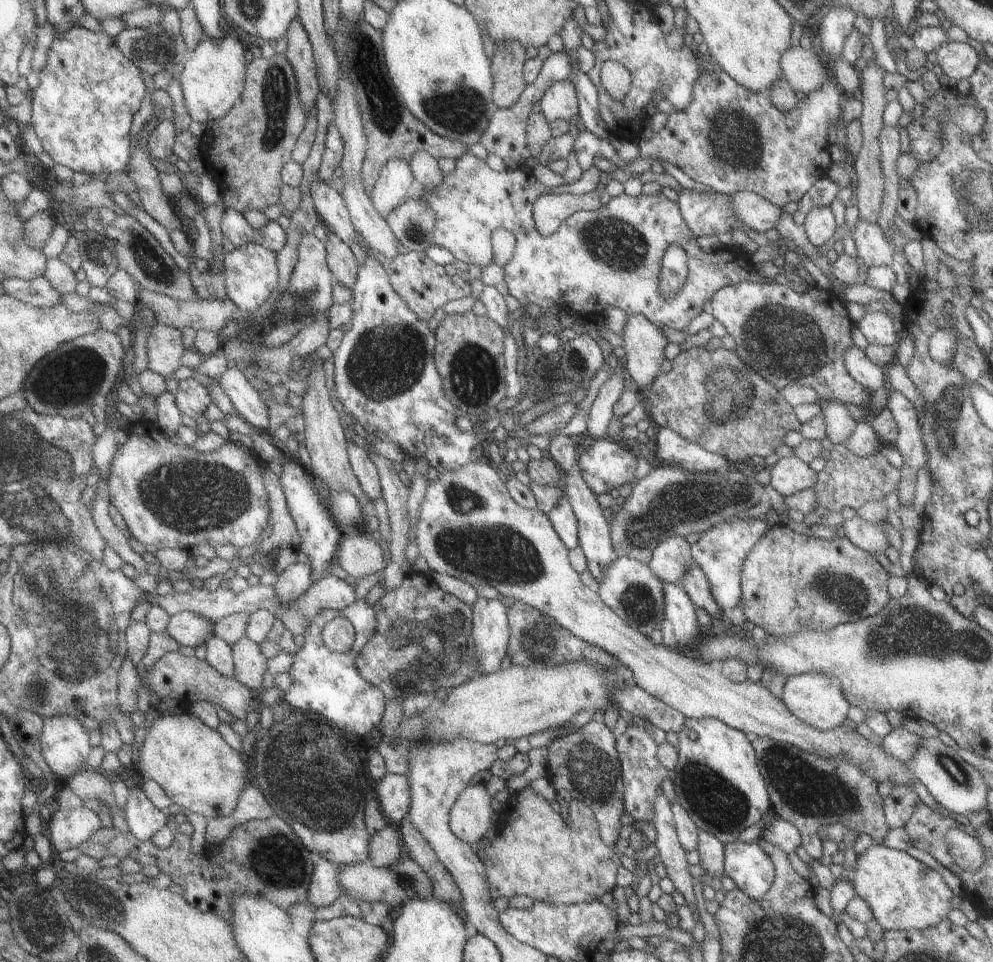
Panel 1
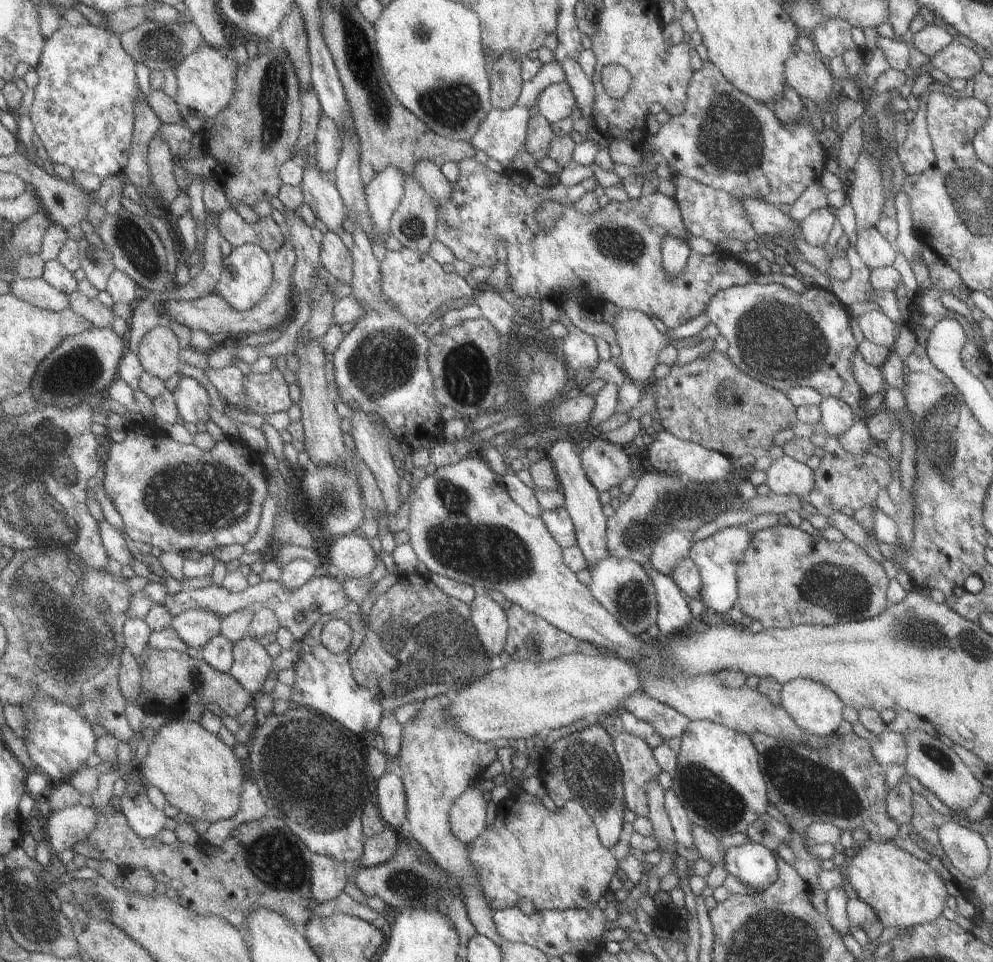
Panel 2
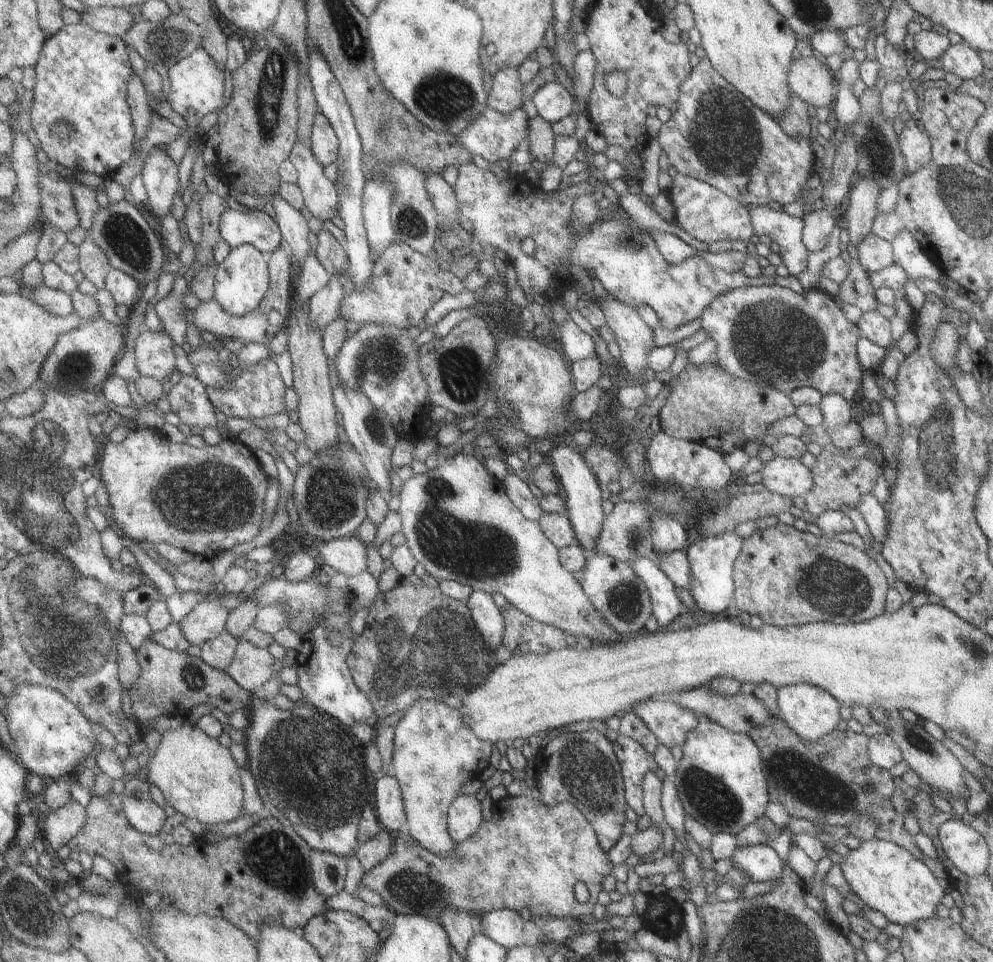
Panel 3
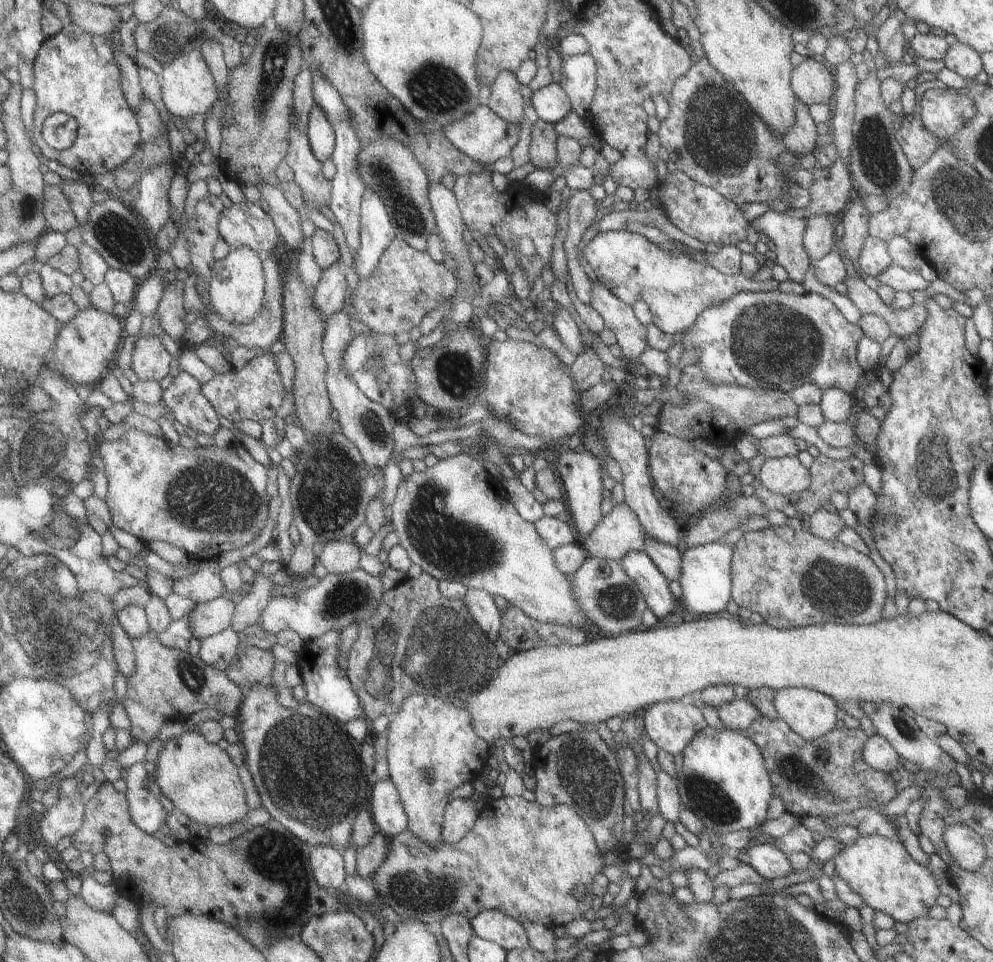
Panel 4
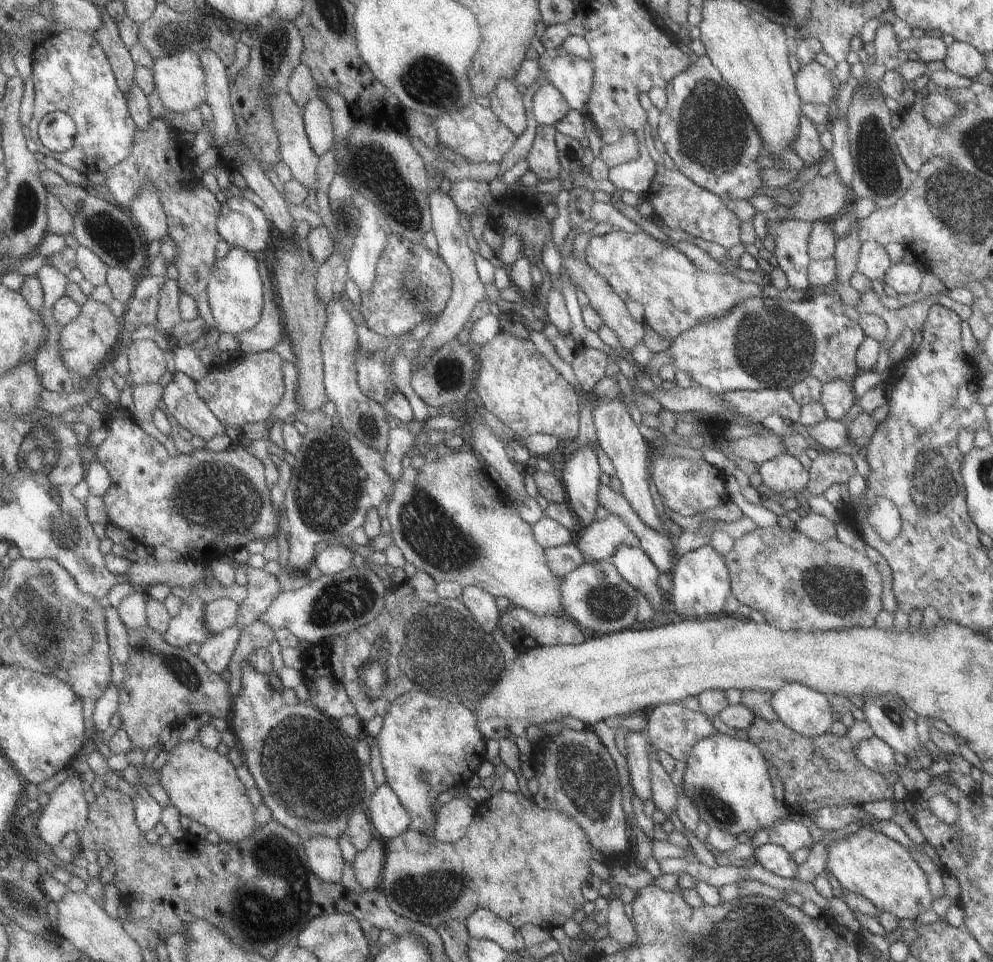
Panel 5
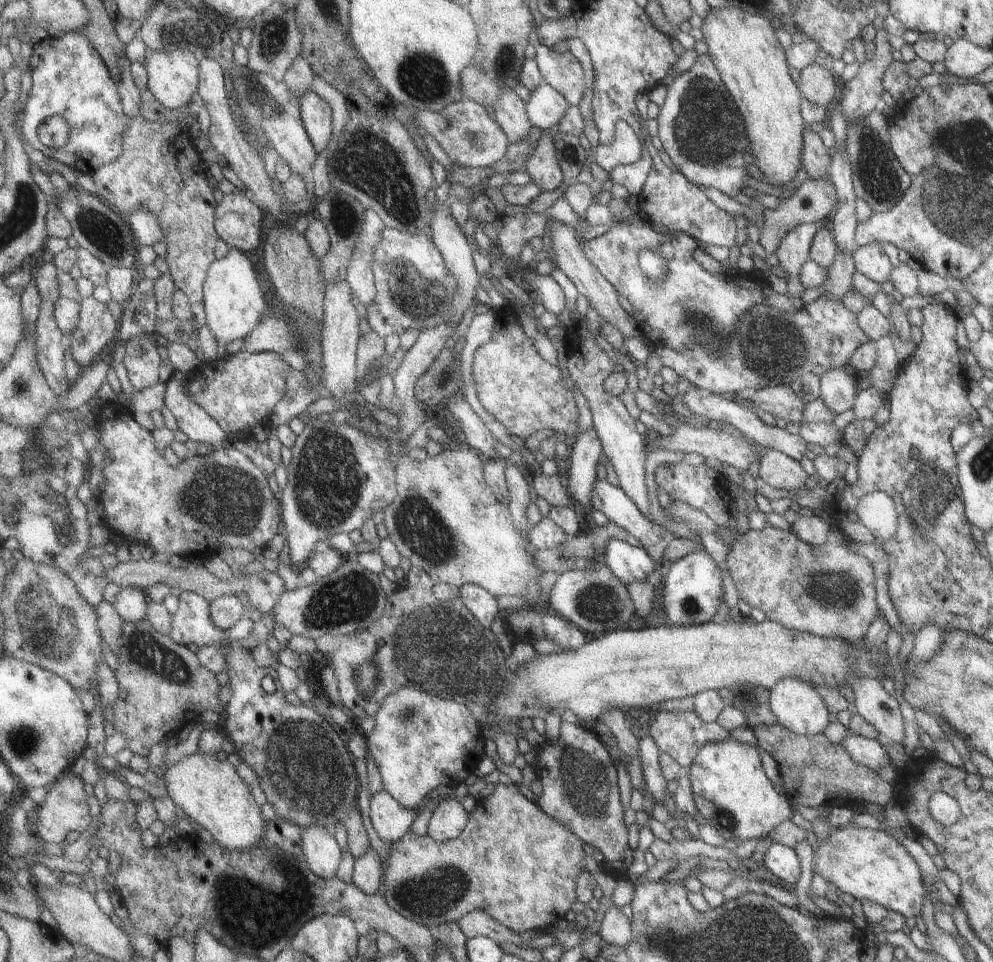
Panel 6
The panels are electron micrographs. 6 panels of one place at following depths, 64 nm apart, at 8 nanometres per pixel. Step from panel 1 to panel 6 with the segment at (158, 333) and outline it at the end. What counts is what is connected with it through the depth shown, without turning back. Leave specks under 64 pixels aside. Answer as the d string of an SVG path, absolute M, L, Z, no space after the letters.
M137 336L128 340L123 364L134 390L143 390L159 382L161 362L164 361L153 339Z

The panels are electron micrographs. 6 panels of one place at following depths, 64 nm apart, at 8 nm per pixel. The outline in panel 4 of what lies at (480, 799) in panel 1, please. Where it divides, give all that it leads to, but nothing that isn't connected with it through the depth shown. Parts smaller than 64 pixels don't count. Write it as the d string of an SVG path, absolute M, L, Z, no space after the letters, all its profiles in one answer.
M466 798L453 799L447 805L442 824L442 835L447 843L456 843L471 833L477 820L477 810L473 801Z

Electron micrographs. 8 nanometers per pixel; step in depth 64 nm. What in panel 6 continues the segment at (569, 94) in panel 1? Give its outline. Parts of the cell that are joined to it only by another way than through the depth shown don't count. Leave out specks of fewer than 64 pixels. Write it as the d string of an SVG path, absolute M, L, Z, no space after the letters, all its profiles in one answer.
M541 83L534 88L526 100L526 114L531 128L542 130L555 128L568 107L568 102L549 85Z

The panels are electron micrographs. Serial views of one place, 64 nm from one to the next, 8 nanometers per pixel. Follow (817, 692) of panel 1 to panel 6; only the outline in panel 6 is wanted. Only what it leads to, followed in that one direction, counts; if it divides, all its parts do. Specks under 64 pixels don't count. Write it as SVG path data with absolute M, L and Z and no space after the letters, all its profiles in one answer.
M781 677L768 690L767 706L775 717L777 723L791 732L806 737L822 733L825 726L830 723L827 714L829 711L815 689L806 682L791 677Z

